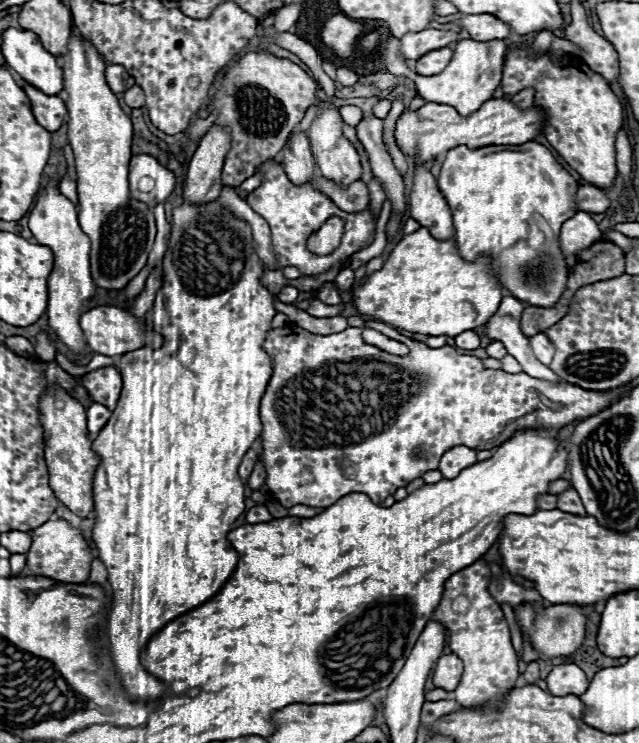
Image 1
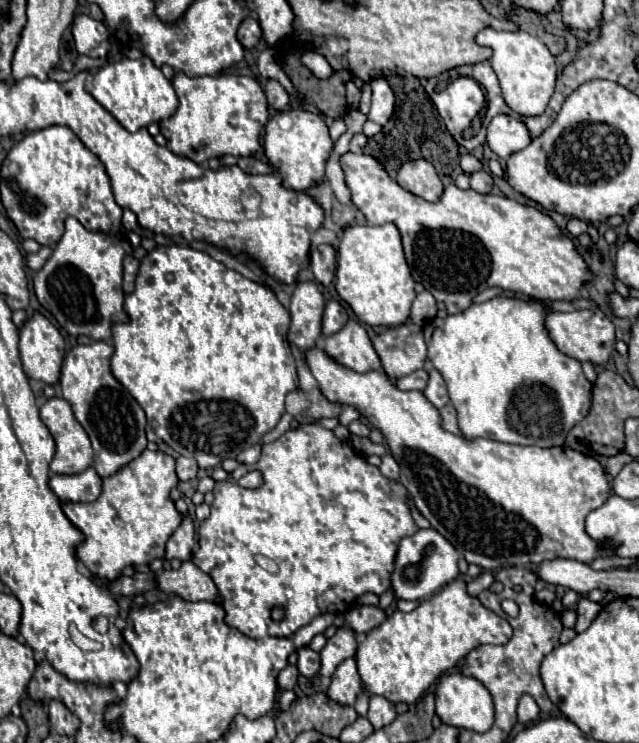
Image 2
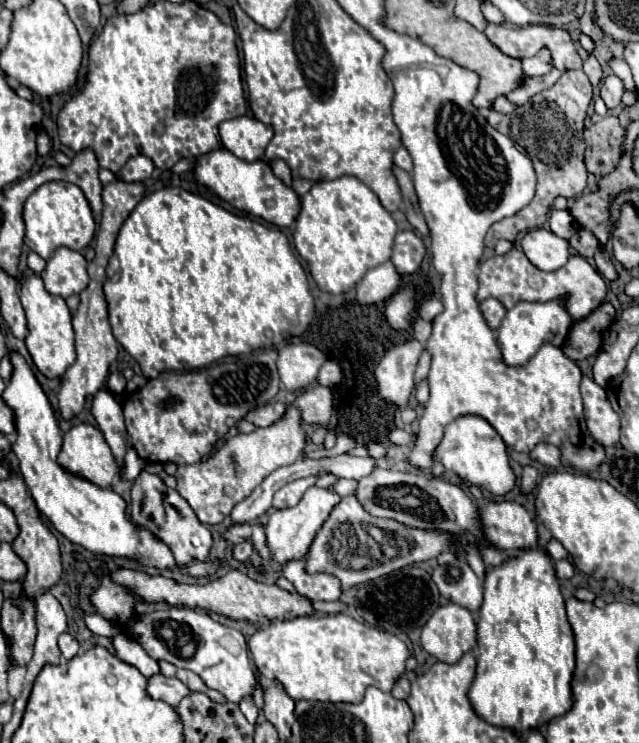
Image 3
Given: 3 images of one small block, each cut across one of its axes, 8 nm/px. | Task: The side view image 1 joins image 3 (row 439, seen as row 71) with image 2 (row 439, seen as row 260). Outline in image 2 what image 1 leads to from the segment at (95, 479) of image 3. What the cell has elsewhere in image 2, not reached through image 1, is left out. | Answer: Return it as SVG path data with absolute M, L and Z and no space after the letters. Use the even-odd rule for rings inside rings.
M92 342L86 346L74 346L62 366L60 390L64 400L72 404L76 420L88 432L92 448L96 452L94 470L100 478L112 476L124 464L132 462L146 448L146 416L130 392L112 376L110 358L114 348L106 342Z

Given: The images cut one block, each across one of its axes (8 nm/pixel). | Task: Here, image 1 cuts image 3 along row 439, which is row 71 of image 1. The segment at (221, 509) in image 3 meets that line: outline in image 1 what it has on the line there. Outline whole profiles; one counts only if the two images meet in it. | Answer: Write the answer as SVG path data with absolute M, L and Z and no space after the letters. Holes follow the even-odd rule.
M248 52L226 72L226 76L220 82L218 92L214 94L214 100L208 104L208 112L212 112L214 108L220 110L216 122L232 128L232 148L226 156L224 170L222 170L224 186L240 186L246 178L250 178L256 172L256 168L262 162L278 156L278 152L284 148L290 132L304 118L304 112L316 102L316 90L318 90L316 80L310 78L298 64L294 64L286 58L278 58L270 52Z

